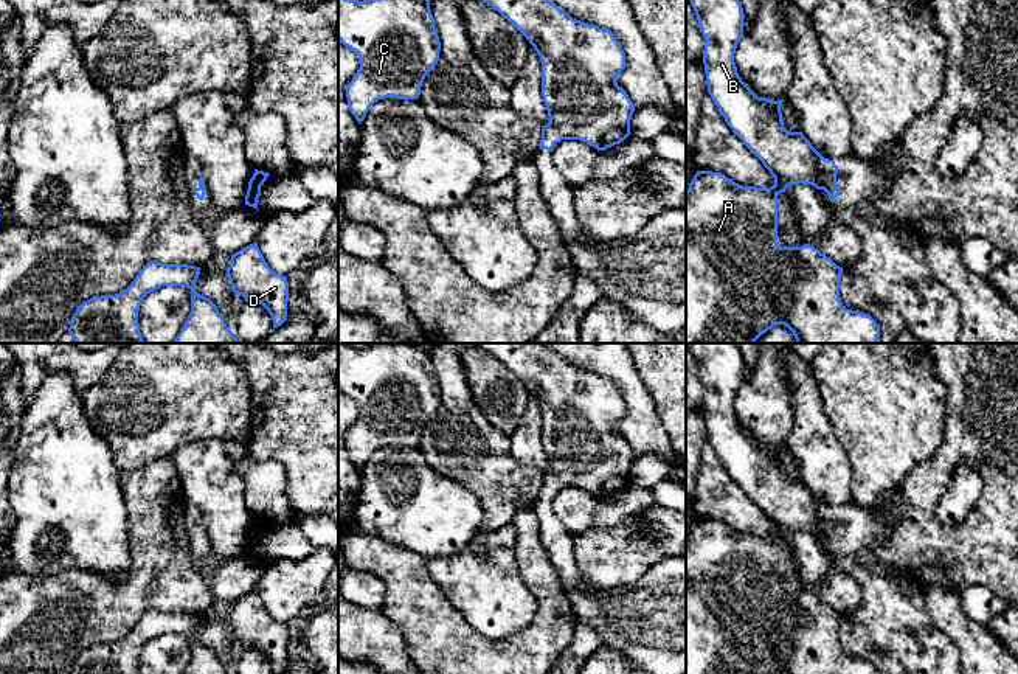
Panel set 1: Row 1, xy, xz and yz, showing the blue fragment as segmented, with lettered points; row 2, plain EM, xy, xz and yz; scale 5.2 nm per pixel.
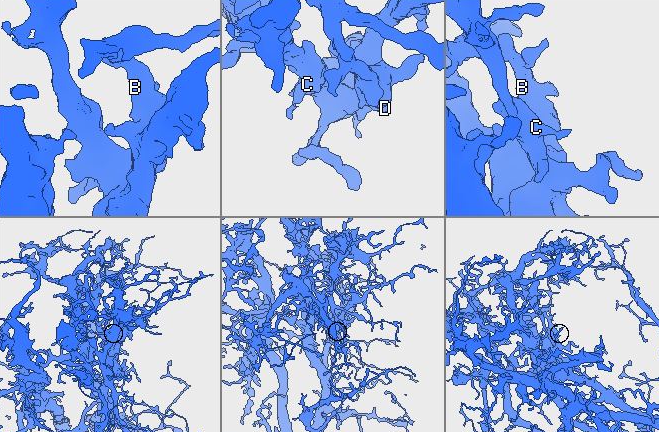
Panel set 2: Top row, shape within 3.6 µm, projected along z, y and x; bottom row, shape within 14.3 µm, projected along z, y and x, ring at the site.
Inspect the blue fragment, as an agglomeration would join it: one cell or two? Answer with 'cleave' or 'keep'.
keep

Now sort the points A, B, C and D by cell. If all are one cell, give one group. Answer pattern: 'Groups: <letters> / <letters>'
Groups: A B C D

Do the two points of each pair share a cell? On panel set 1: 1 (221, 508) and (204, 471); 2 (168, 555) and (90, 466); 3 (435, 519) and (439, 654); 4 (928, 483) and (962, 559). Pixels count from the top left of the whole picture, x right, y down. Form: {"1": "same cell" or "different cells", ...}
{"1": "same cell", "2": "different cells", "3": "different cells", "4": "same cell"}

